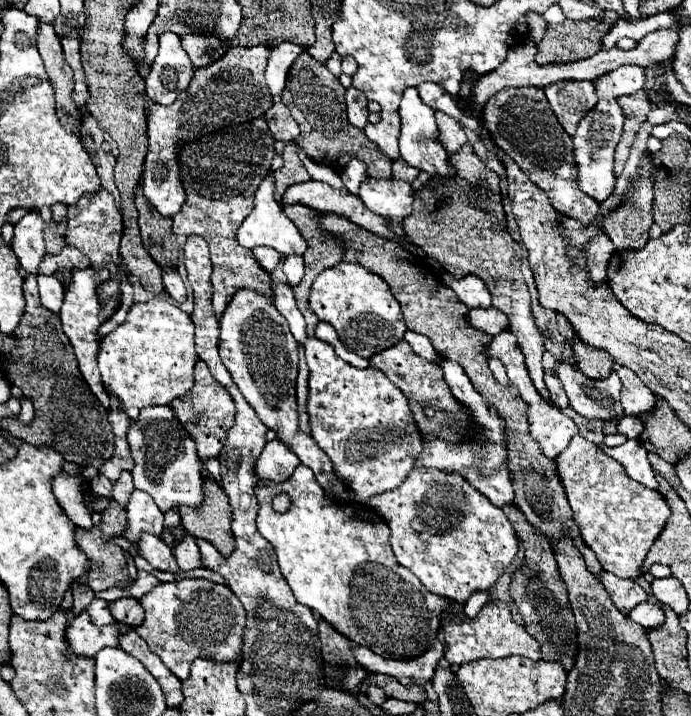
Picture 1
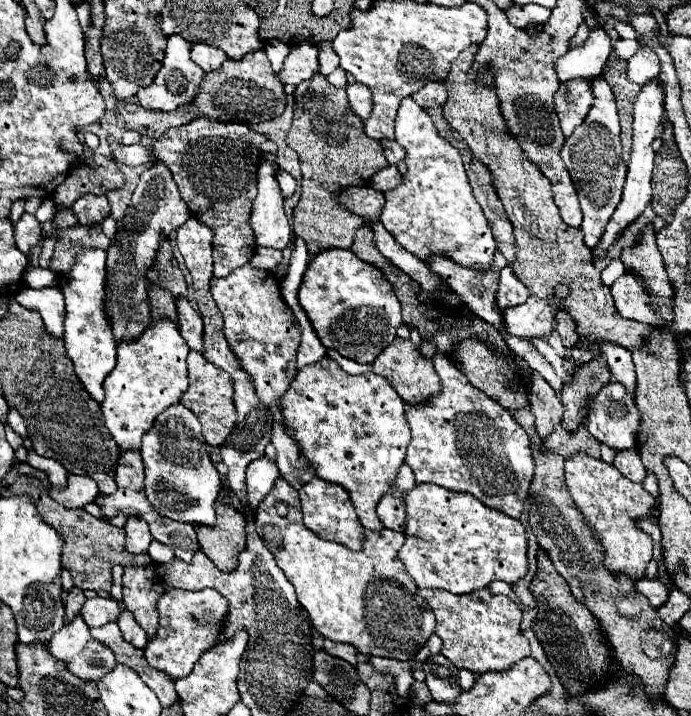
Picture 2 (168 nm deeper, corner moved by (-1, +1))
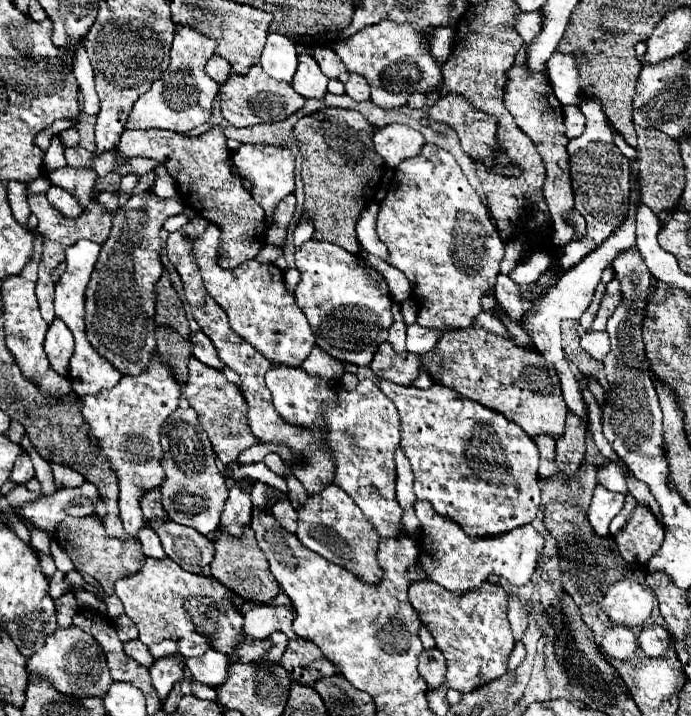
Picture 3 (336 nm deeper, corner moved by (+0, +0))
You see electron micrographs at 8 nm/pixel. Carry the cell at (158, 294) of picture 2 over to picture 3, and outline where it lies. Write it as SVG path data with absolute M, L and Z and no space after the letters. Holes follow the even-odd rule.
M158 328L156 330L156 342L158 342L158 354L174 368L174 378L184 384L188 378L188 360L192 356L192 346L188 340L184 340L178 332Z

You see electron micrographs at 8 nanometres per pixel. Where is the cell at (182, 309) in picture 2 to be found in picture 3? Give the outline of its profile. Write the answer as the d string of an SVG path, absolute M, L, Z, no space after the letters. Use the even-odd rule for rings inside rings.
M204 332L192 334L190 336L190 342L194 346L194 358L198 358L202 364L206 364L210 368L216 368L216 370L222 370L224 368L222 360L216 354L216 348L214 348L212 340Z

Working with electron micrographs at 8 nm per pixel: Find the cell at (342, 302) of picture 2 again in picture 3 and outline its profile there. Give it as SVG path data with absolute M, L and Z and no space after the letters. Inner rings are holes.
M308 240L296 250L300 282L294 296L312 326L316 344L330 356L356 366L370 364L378 346L388 338L388 328L394 322L390 312L392 298L382 274L362 264L362 258L330 242Z

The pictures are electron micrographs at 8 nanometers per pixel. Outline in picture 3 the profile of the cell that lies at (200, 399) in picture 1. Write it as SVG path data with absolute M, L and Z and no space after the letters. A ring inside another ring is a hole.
M190 358L188 370L190 370L190 376L182 388L182 396L198 412L198 420L200 420L202 428L206 430L220 462L224 466L238 462L238 454L242 450L256 446L256 444L262 444L262 440L258 440L248 426L248 418L246 418L248 406L246 406L246 400L240 392L240 388L234 386L232 382L228 382L220 370L214 370L210 366L198 362L196 358Z

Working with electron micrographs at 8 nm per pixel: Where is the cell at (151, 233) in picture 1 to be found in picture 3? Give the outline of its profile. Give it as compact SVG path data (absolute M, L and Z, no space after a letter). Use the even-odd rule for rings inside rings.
M164 272L156 282L156 326L174 328L184 340L190 336L186 312L182 308L182 300L170 284L170 274Z

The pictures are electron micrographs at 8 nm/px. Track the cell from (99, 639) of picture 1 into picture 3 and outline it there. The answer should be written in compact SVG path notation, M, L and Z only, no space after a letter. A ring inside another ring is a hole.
M78 626L58 628L56 632L52 632L46 638L46 644L32 658L28 658L26 670L30 676L40 676L42 680L50 682L54 690L72 698L104 698L110 684L114 682L106 666L104 650L90 634L80 630Z

